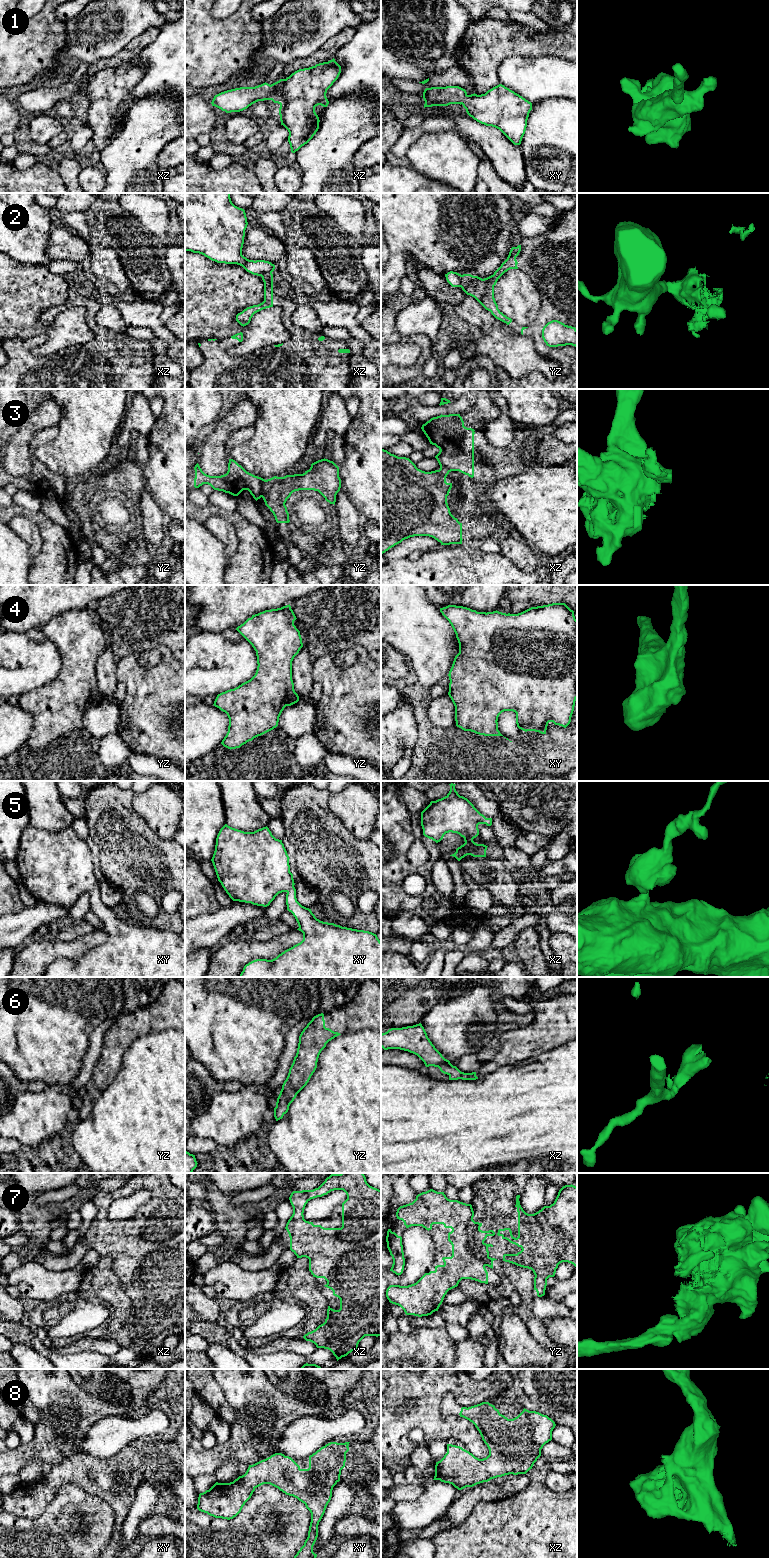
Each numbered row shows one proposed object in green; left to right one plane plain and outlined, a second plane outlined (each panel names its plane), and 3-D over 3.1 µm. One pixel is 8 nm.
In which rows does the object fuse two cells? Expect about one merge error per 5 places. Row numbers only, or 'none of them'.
2, 3, 7

